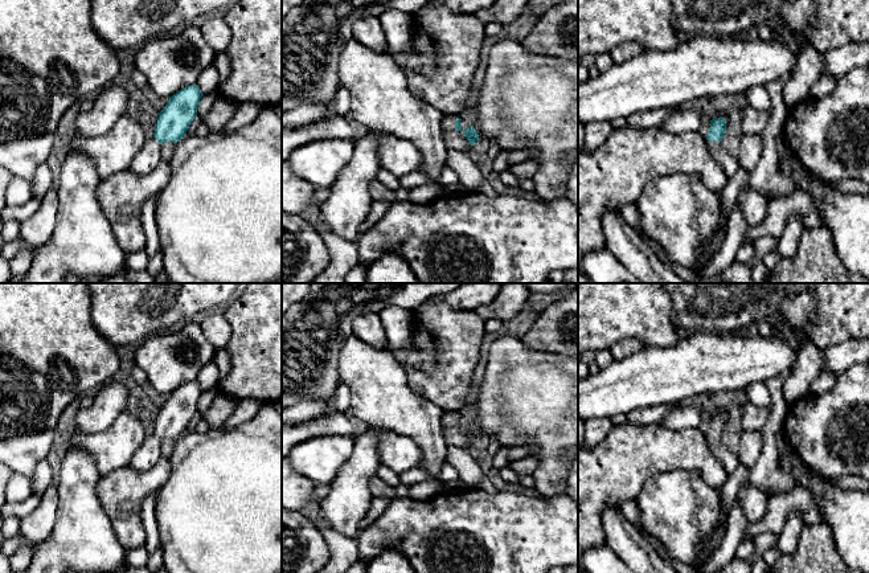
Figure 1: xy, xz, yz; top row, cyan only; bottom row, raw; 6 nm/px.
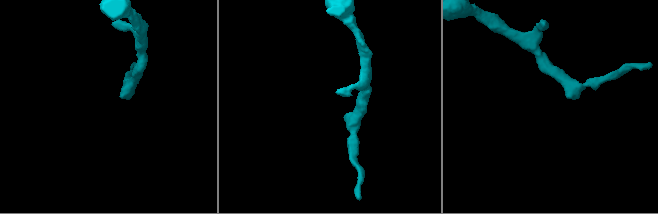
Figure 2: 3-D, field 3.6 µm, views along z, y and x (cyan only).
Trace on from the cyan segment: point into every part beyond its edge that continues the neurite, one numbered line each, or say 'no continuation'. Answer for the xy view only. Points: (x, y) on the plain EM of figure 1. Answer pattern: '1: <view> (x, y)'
1: xy (150, 451)

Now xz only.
1: xz (449, 417)

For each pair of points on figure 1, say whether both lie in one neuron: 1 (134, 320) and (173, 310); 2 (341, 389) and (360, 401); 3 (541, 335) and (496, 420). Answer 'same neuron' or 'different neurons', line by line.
1: same neuron
2: different neurons
3: different neurons

